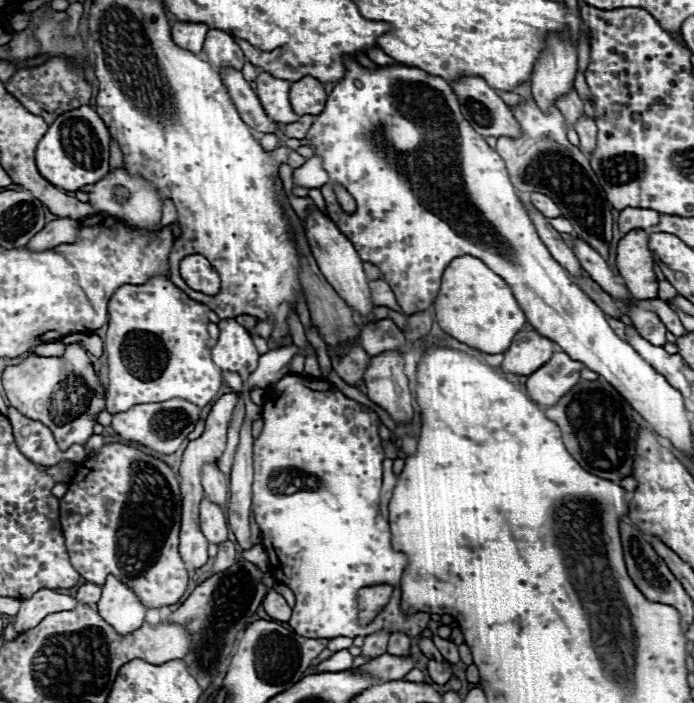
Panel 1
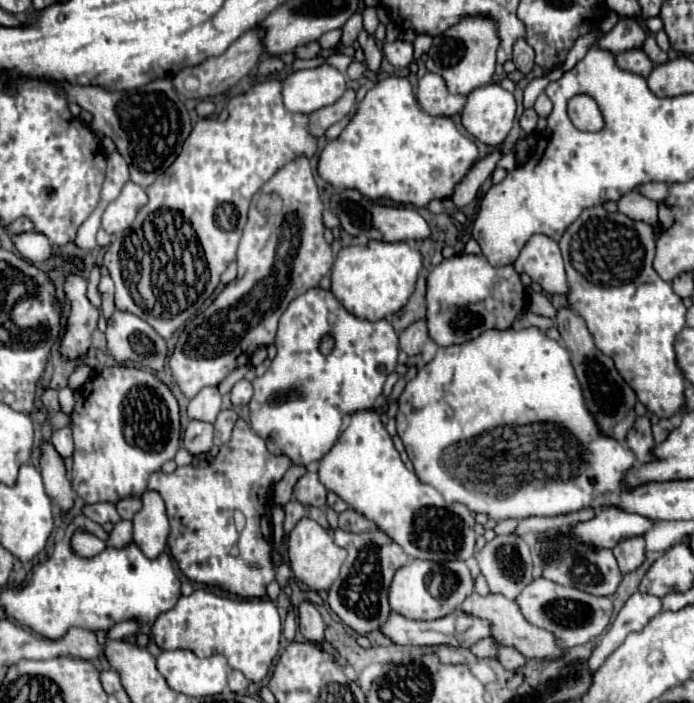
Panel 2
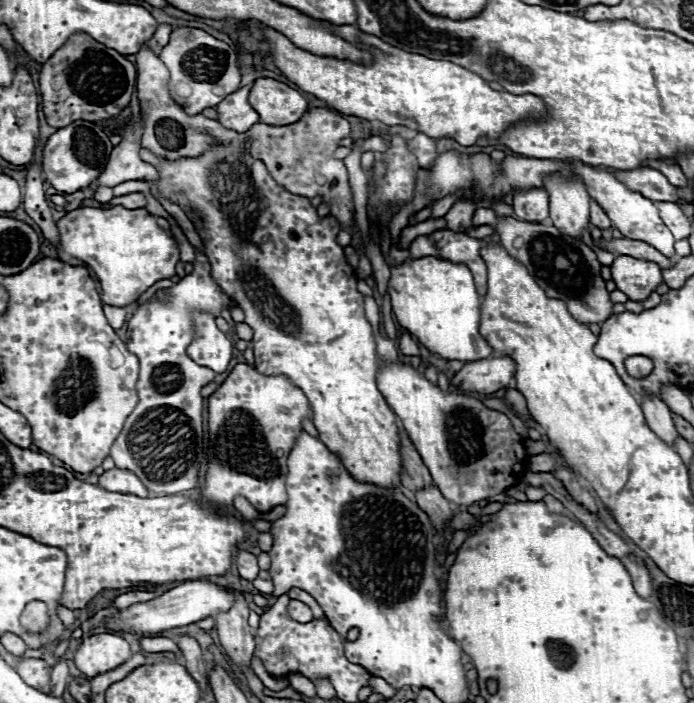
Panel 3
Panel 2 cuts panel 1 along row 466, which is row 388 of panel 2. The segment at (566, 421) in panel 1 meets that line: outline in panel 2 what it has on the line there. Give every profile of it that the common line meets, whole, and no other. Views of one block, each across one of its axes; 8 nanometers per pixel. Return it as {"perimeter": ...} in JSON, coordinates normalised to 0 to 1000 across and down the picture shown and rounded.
{"perimeter":[[[804,438],[801,447],[801,458],[804,458],[804,469],[810,475],[813,492],[821,498],[824,504],[824,521],[830,526],[830,535],[839,546],[841,555],[841,566],[844,566],[844,578],[853,586],[853,592],[859,595],[867,617],[888,623],[893,629],[902,626],[905,612],[911,609],[916,589],[914,589],[914,575],[916,575],[916,560],[914,555],[905,549],[905,543],[893,535],[893,529],[888,526],[885,515],[879,506],[867,504],[859,489],[853,475],[847,472],[839,450],[833,444],[827,444],[824,438]]]}

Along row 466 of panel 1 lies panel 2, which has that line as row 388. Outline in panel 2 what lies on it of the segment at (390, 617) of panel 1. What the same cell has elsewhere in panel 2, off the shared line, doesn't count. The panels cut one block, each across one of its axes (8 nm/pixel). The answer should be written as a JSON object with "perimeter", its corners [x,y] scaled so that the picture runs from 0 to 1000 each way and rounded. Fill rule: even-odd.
{"perimeter":[[[447,410],[418,430],[412,444],[403,450],[401,472],[398,472],[398,509],[380,535],[366,541],[366,563],[360,569],[360,603],[369,617],[378,623],[392,623],[389,640],[398,646],[412,646],[424,660],[450,660],[458,657],[487,626],[493,615],[496,595],[507,592],[516,583],[533,583],[542,578],[550,549],[556,541],[556,529],[568,529],[573,518],[573,475],[565,461],[550,452],[542,458],[522,455],[504,447],[490,427],[464,410]],[[467,478],[481,484],[481,495],[476,504],[464,504],[458,489]]]}

